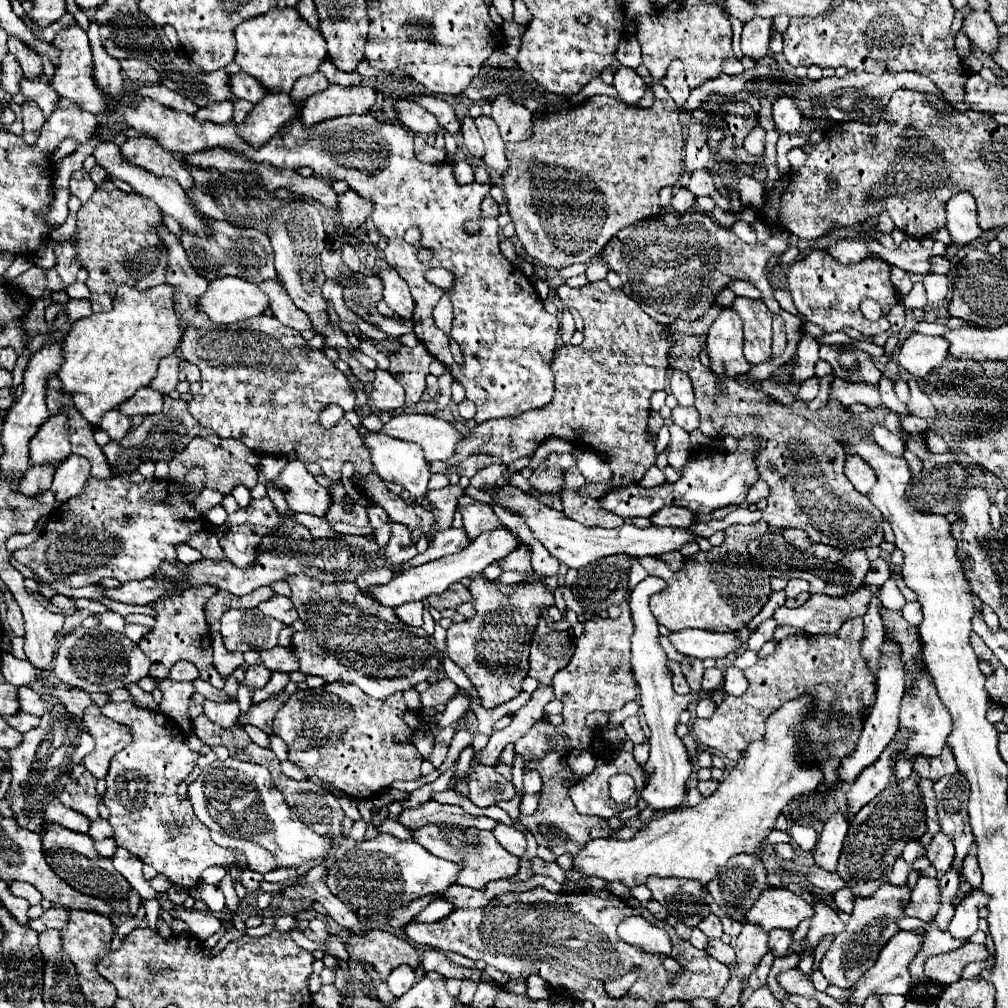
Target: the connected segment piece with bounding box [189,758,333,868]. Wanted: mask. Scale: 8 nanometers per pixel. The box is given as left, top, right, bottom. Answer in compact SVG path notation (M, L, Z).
M235 758L217 760L203 768L199 778L189 786L189 800L197 818L209 830L221 830L231 838L245 838L265 846L275 856L277 864L285 868L325 860L333 848L329 838L315 834L297 816L293 816L265 766Z

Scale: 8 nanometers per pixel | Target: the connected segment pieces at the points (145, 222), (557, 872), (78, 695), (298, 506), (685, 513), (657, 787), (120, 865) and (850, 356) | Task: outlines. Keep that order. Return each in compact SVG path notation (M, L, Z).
M105 180L103 184L97 186L95 194L91 196L89 202L85 202L79 212L77 212L77 234L79 240L75 242L77 252L79 252L79 262L83 264L83 268L87 268L89 272L89 292L91 292L91 308L93 312L99 310L111 310L113 304L113 296L115 296L115 288L119 284L127 284L131 288L153 288L157 284L165 282L165 264L167 264L167 252L165 246L161 244L153 224L161 220L159 208L153 204L153 200L139 196L139 194L127 194L121 192L113 186L111 180Z
M535 858L533 860L533 872L535 874L543 874L543 876L551 876L557 882L563 882L565 880L565 872L555 862L545 862L541 858Z
M53 686L51 694L59 700L63 700L65 708L69 714L73 714L75 718L83 718L83 710L93 704L89 694L85 690L75 690L75 688L65 688L65 686Z
M289 460L285 470L281 472L281 482L285 500L295 514L307 512L313 516L325 516L331 504L329 490L315 482L303 462Z
M661 508L657 514L653 514L649 520L655 526L675 526L675 528L689 528L695 518L699 518L697 512L689 512L689 508Z
M649 576L641 584L637 584L637 588L631 592L629 606L631 606L631 614L633 614L633 624L635 624L635 632L631 638L631 666L635 672L635 680L639 684L641 708L643 708L645 720L651 728L651 738L649 738L651 750L649 750L649 760L645 764L645 772L649 772L649 784L645 784L645 788L641 790L641 798L647 800L649 806L655 810L673 810L685 800L685 782L693 772L685 746L683 746L681 738L675 736L675 726L677 726L679 714L689 708L695 694L679 696L673 692L673 686L671 686L667 654L659 646L657 620L651 616L651 610L649 610L651 594L661 592L661 588L665 588L665 582Z
M117 848L115 856L113 856L113 866L131 884L131 888L139 892L141 898L157 898L161 895L155 892L149 882L141 876L143 862L137 860L137 856L133 856L131 852Z
M833 332L821 338L821 358L827 360L835 376L841 376L851 382L879 384L881 372L877 370L873 358L857 348L857 342L843 332Z

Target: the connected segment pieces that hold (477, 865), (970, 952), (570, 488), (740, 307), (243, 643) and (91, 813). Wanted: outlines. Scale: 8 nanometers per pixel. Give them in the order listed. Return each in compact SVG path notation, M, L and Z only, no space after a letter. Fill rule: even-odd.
M425 824L425 828L417 828L417 832L411 832L413 840L425 850L433 852L435 856L447 858L451 862L463 862L465 870L459 876L459 884L483 890L487 882L491 880L501 880L501 878L511 878L519 870L519 858L509 854L493 836L493 832L487 830L477 830L477 828L457 828L449 824Z
M967 942L957 950L927 958L925 960L925 978L937 980L941 984L953 984L953 982L961 980L961 972L969 962L985 961L990 957L985 944Z
M569 468L567 474L565 474L565 486L563 486L563 492L561 492L561 500L563 500L563 514L571 520L577 520L585 526L623 526L625 520L605 508L601 508L599 504L599 498L593 498L593 496L585 496L585 492L581 492L581 488L587 484L587 480L583 478L583 474L577 470L577 468Z
M735 298L733 308L737 308L737 314L743 320L745 358L753 366L765 362L771 356L771 318L773 314L767 310L763 300L751 300L751 298Z
M259 608L253 610L229 610L221 618L221 636L223 644L227 650L239 650L239 652L249 652L249 650L269 650L277 646L277 636L285 626L273 618L267 618L261 614Z
M83 764L75 766L73 772L71 772L71 782L67 784L67 788L59 794L59 800L85 814L87 818L95 820L99 814L97 814L97 804L99 804L99 794L95 792L95 782L97 778L93 778L89 772L85 772Z

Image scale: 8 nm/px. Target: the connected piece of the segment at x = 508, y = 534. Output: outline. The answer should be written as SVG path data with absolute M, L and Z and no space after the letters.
M497 528L493 532L485 532L481 536L477 536L467 548L463 548L461 552L453 554L453 556L445 556L445 558L439 558L439 560L433 560L429 564L421 564L417 568L409 568L409 570L403 570L399 574L393 576L391 582L387 584L379 584L379 586L373 586L369 590L365 590L365 594L373 596L373 600L377 600L379 604L383 606L391 606L391 608L397 608L405 602L411 602L411 600L425 600L427 596L431 594L441 594L445 592L451 584L459 582L461 578L467 578L471 574L479 574L483 572L489 564L501 560L503 556L507 556L509 552L513 552L513 548L519 548L519 536L515 536L509 528Z

